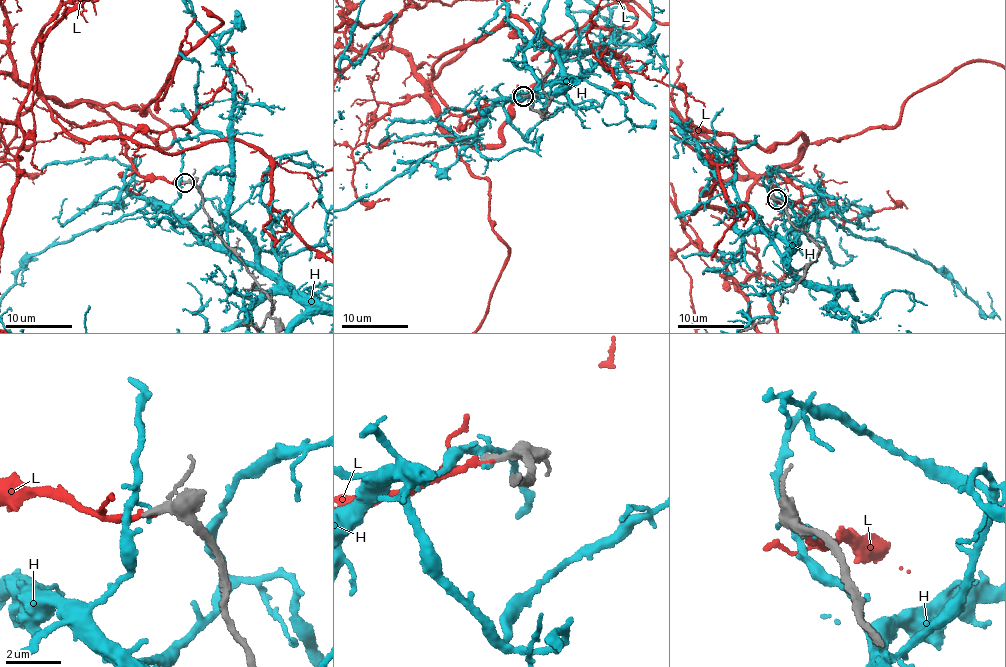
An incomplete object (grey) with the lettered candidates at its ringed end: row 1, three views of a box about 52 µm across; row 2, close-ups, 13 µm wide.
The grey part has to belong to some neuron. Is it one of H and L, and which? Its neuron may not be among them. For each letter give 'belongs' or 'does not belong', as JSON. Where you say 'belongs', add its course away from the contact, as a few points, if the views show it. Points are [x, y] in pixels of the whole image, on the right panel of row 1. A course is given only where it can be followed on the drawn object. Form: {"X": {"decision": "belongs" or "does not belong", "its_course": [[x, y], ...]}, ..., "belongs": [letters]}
{"H": {"decision": "does not belong"}, "L": {"decision": "belongs"}, "belongs": ["L"]}

